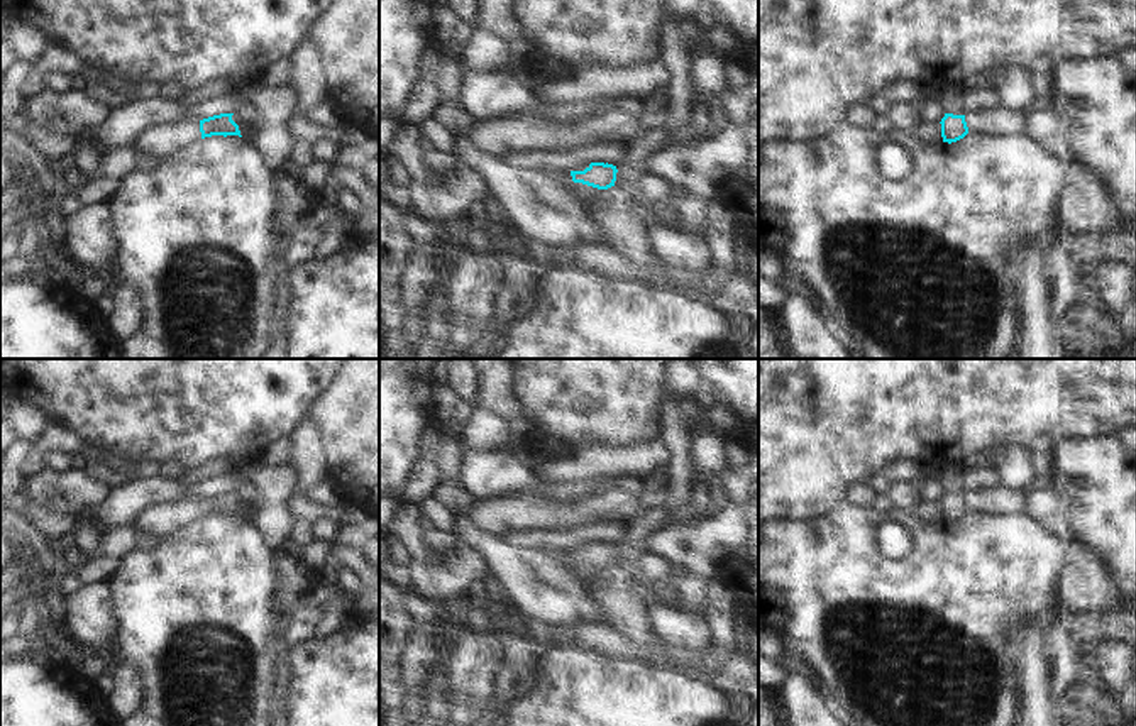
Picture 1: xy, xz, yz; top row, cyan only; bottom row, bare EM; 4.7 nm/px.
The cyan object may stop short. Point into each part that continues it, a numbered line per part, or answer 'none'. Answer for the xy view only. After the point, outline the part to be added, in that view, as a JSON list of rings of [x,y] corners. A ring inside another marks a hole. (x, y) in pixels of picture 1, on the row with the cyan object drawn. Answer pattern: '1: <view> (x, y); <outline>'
1: xy (159, 139); [[[185,115],[179,120],[169,124],[152,124],[146,127],[137,135],[132,147],[135,149],[135,152],[151,154],[161,159],[200,139],[200,120]]]

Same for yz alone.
none

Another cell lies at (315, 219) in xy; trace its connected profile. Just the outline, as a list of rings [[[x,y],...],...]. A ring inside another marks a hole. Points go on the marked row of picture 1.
[[[313,206],[305,215],[298,217],[295,222],[290,223],[288,235],[291,239],[313,239],[334,218],[335,212],[335,206]]]

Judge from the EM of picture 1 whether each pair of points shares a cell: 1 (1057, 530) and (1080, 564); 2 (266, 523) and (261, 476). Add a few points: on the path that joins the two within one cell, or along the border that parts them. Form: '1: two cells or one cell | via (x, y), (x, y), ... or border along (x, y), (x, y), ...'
1: two cells | border along (1074, 540), (1067, 547)
2: one cell | via (266, 511), (266, 488)

